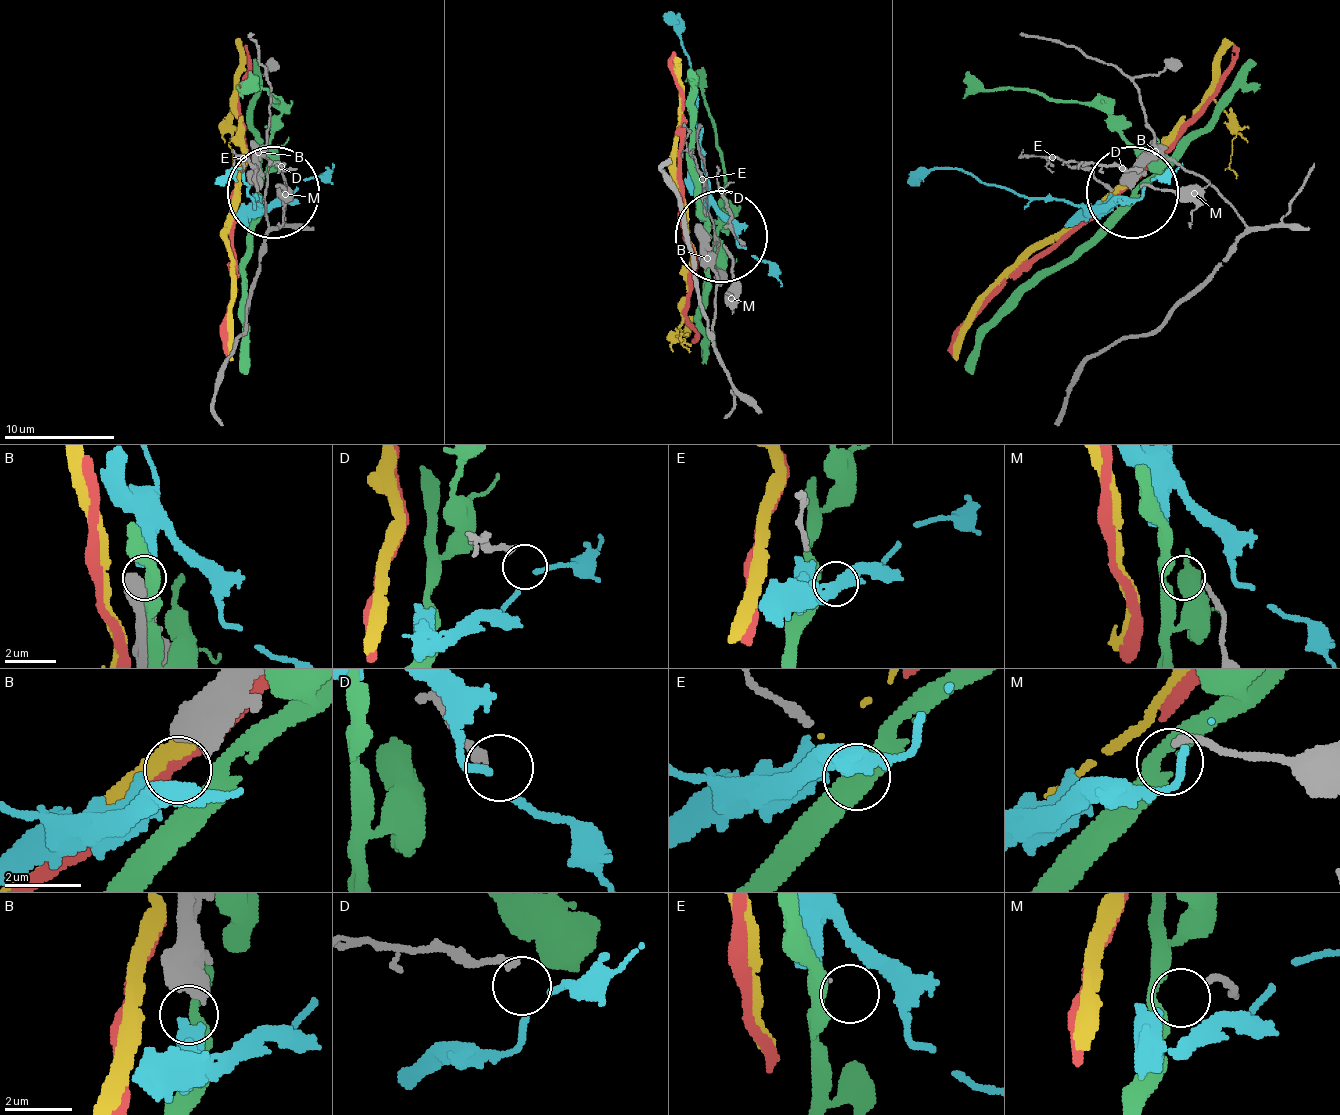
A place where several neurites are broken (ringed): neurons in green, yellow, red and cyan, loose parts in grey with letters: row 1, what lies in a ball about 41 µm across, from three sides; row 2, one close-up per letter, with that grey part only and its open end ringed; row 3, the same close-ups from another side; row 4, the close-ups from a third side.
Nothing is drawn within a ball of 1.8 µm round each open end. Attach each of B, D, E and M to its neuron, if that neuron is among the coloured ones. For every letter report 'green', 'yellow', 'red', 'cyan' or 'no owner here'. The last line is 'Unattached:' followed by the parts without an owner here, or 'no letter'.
B: cyan
D: no owner here
E: no owner here
M: green
Unattached: D, E

